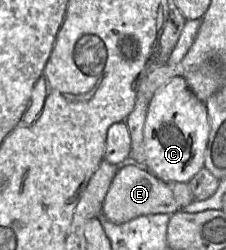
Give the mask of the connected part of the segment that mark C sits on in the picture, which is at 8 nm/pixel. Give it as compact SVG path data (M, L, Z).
M175 76L152 96L144 123L145 168L165 183L188 183L204 166L210 131L205 104L189 89L183 76Z

